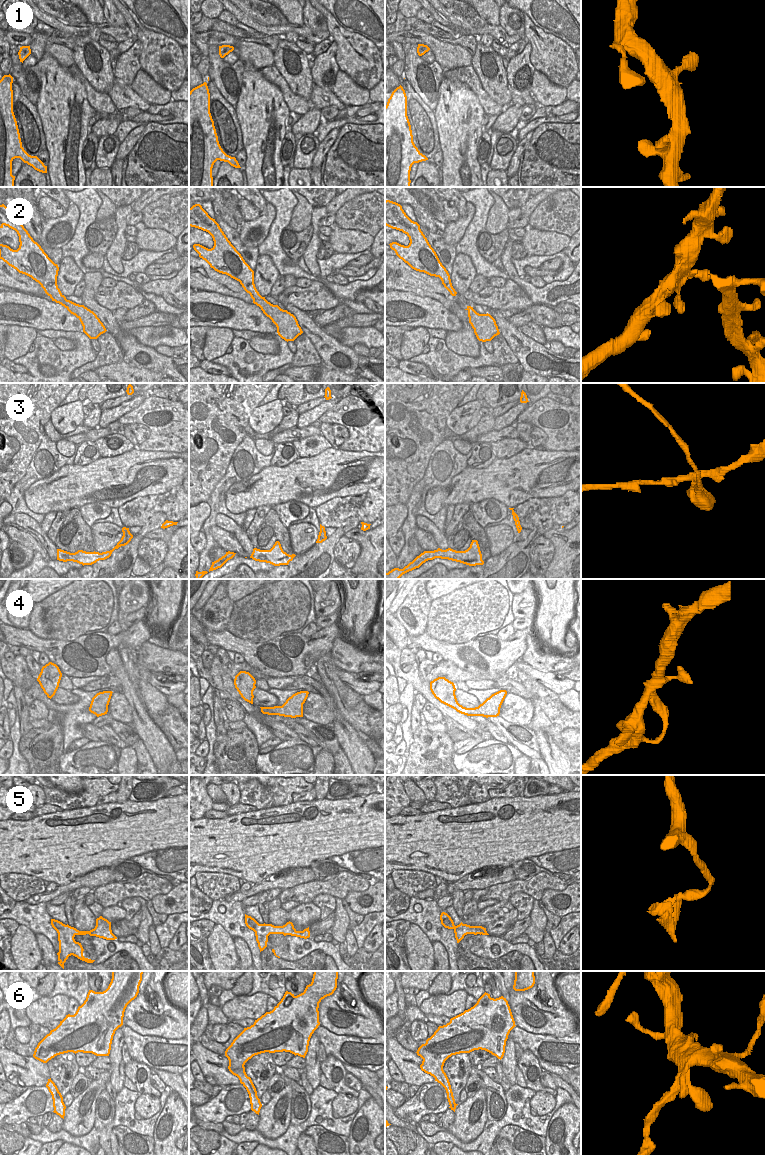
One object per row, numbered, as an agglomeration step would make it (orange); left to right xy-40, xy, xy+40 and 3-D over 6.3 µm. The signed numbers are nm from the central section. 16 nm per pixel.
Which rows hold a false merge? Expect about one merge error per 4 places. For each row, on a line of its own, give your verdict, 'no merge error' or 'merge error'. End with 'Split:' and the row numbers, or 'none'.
1: no merge error
2: no merge error
3: merge error
4: no merge error
5: merge error
6: merge error
Split: 3, 5, 6

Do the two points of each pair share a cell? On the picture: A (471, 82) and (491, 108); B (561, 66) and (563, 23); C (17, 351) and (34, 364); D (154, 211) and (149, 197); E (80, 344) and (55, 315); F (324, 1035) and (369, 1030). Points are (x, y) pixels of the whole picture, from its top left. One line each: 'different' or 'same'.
A: same
B: different
C: different
D: different
E: different
F: different

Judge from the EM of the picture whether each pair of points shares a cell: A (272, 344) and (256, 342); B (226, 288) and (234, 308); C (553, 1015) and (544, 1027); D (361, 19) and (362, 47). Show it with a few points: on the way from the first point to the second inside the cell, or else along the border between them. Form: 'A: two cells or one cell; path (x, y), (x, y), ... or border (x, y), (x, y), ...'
A: one cell; path (268, 344), (260, 344)
B: two cells; border (206, 290), (237, 297), (251, 304)
C: one cell; path (550, 1018), (544, 1024)
D: two cells; border (340, 26), (363, 35), (374, 44)

